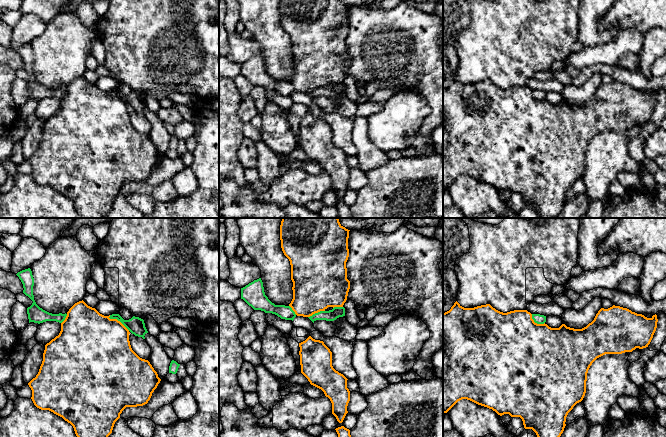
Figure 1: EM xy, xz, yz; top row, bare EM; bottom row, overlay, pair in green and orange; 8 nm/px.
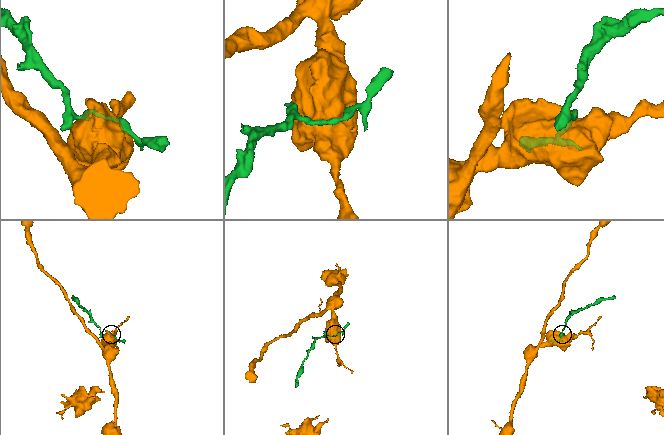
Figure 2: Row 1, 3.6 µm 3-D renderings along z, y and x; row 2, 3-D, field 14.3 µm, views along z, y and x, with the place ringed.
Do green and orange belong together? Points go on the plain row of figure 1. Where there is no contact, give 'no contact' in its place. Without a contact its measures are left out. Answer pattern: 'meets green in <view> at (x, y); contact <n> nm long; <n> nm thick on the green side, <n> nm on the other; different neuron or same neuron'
meets green in xy at (118, 96); contact 200 nm long; 140 nm thick on the green side, 460 nm on the other; different neuron

